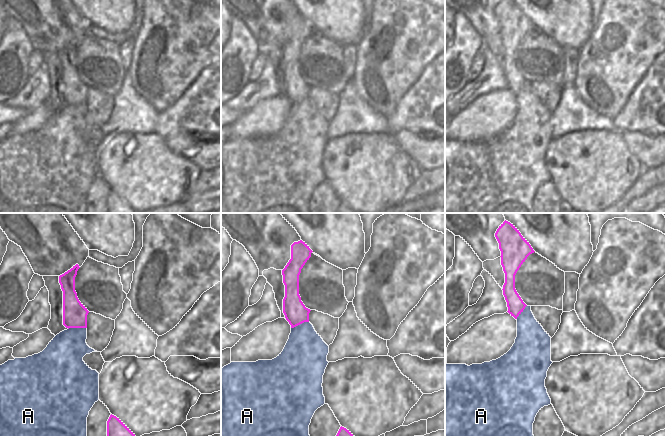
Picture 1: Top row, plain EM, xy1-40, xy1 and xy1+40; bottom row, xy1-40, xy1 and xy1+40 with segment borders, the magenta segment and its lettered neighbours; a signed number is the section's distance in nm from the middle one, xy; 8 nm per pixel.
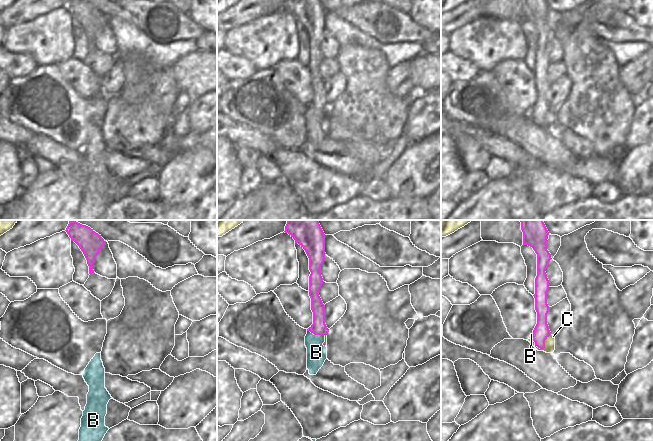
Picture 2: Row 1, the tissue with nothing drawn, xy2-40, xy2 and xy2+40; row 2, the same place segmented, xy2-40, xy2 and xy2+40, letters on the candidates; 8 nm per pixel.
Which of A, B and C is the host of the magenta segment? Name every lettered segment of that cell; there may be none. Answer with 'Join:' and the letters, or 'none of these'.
Join: B

